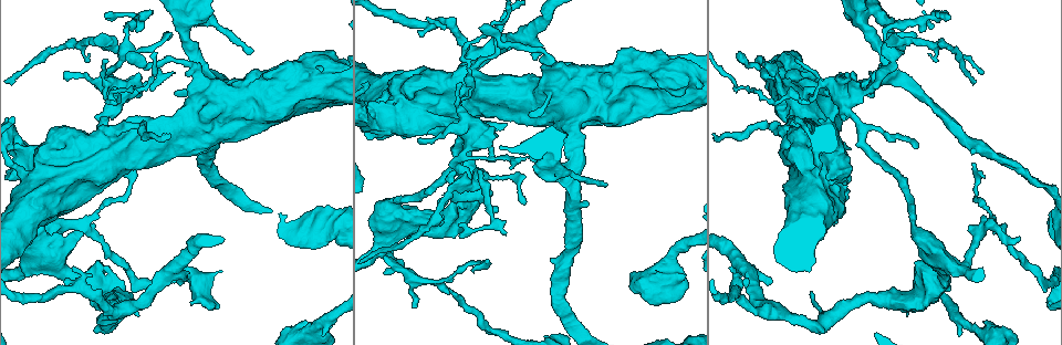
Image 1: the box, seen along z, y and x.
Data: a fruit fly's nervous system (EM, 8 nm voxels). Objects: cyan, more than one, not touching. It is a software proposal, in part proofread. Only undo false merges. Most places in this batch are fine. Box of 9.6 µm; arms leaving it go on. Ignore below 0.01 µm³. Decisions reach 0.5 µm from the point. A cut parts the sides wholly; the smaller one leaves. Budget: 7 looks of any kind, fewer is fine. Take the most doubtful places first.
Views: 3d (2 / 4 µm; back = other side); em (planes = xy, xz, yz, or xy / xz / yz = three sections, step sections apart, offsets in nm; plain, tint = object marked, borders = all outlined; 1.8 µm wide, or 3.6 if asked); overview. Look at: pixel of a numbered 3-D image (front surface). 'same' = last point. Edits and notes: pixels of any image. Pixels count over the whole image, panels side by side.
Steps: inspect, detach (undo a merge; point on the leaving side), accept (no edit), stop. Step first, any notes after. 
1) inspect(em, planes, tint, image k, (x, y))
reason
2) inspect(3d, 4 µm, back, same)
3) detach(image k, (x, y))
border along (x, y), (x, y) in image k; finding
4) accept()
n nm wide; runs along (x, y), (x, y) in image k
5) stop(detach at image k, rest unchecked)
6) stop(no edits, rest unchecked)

inspect(3d, 4 µm, image 1, (477, 80))
closes a loop

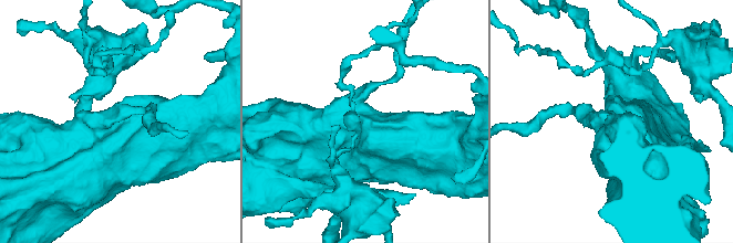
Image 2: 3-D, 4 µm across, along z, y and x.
inspect(em, yz, step 8, tint, image 2, (363, 120))
shape alone is not enough

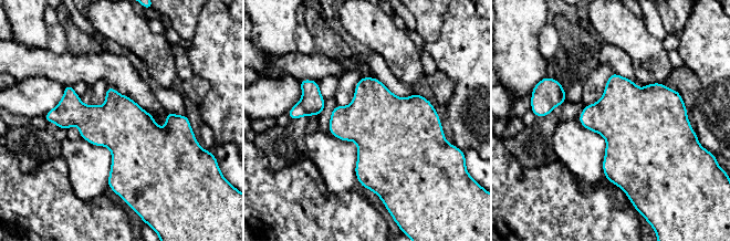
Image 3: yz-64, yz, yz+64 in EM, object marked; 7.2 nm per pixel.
inspect(em, planes, tint, same)

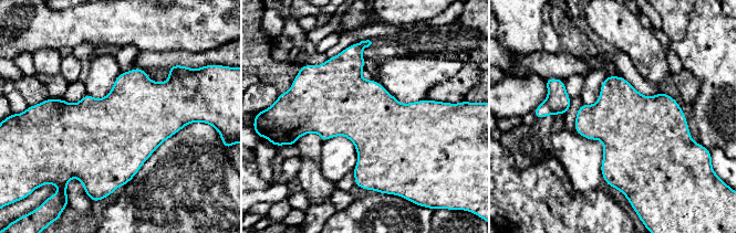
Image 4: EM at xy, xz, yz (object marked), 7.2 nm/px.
accept()
all the same cell

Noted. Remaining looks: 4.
inspect(3d, 4 µm, back, image 1, (416, 94))
closes a loop

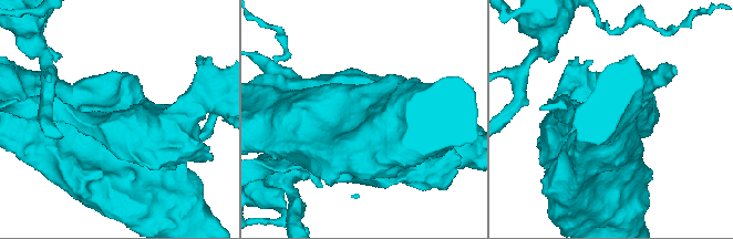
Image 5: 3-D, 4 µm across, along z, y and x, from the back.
inspect(em, 3.6 µm, xy, step 4, tint, same)

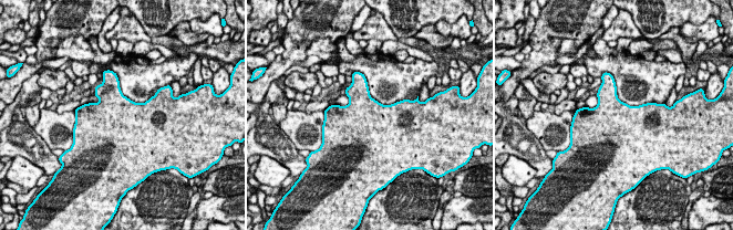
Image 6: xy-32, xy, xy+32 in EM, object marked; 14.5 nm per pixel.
inspect(em, 3.6 µm, planes, borders, same)

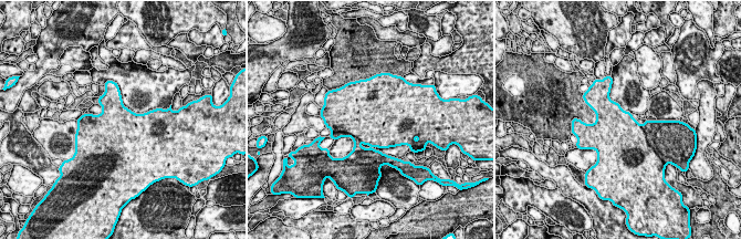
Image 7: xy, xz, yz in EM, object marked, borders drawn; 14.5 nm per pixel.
detach(image 7, (335, 136))
a second cell is stuck on

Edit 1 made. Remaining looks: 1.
stop(detach at image 7, rest unchecked)

